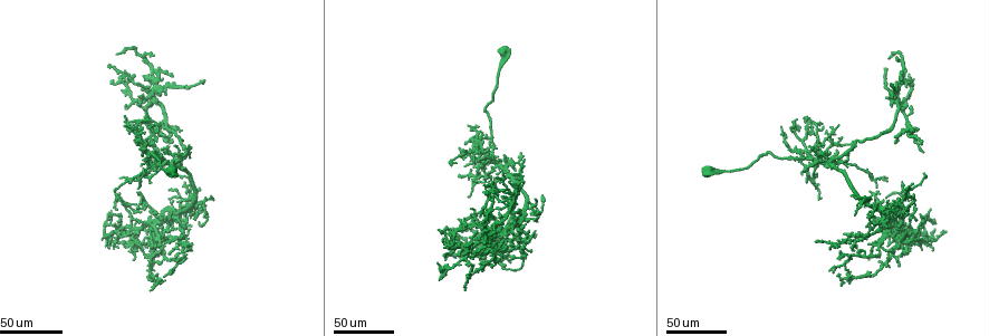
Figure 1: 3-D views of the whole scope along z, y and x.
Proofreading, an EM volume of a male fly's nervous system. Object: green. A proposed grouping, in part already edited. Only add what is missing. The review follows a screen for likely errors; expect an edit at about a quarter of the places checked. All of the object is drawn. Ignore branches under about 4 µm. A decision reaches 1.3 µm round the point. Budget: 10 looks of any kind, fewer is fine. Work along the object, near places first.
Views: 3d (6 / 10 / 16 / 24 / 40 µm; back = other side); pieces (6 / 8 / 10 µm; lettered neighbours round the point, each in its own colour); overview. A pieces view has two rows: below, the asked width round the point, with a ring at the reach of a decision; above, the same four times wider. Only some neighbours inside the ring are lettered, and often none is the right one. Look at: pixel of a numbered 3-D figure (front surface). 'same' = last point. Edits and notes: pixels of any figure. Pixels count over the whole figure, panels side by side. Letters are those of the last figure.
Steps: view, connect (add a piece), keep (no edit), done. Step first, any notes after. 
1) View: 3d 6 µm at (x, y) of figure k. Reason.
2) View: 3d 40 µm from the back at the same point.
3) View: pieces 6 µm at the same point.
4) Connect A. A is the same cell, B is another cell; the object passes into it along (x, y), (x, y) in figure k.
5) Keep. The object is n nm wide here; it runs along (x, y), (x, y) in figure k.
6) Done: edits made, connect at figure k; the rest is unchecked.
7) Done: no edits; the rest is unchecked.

View: 3d 40 µm at (472, 214) of figure 1. An open end.

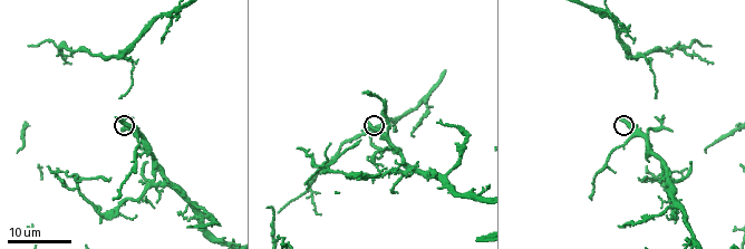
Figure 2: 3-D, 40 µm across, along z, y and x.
View: pieces 6 µm at (115, 117) of figure 2.

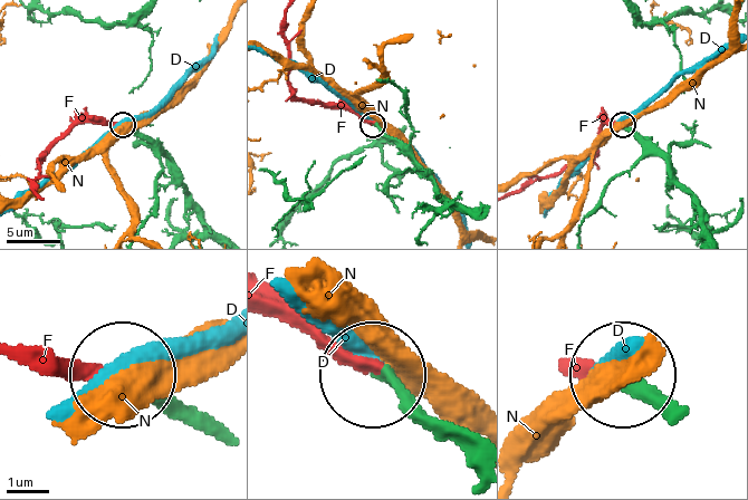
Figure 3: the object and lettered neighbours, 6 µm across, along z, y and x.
Connect F. F is the same cell, D and N are other cells; it goes on there.

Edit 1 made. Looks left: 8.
View: overview. See it whole again.

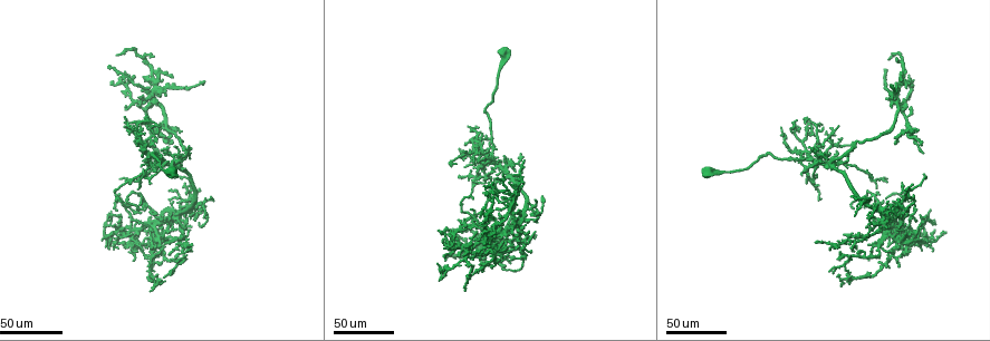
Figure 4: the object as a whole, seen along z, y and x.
View: 3d 24 µm at (489, 257) of figure 4. Branch stops here.

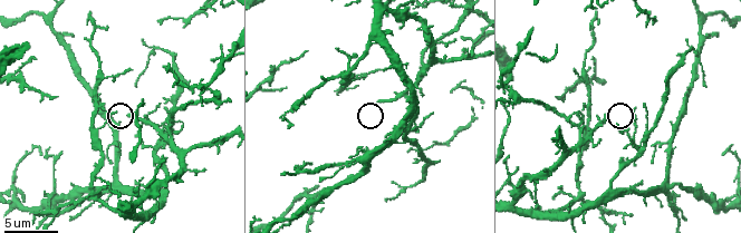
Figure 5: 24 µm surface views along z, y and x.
View: pieces 6 µm at (131, 113) of figure 5.

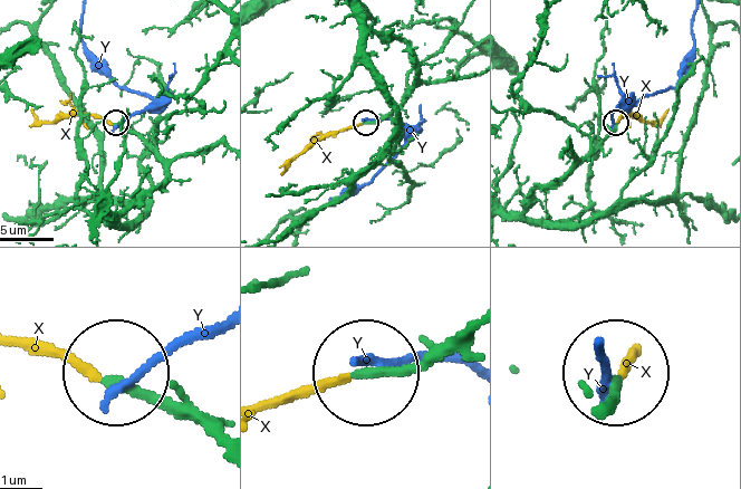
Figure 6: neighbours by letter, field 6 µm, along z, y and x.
Connect X. The object is 220 nm wide here; X is the same cell, Y is another cell; the object passes into it along (449, 346), (268, 406) in figure 6; it goes on there.

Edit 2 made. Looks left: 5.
View: 3d 24 µm at (805, 184) of figure 4. Free end.

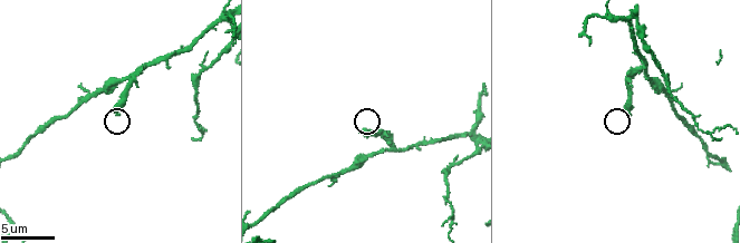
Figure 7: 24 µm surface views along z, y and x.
View: pieces 8 µm at (109, 111) of figure 7. See the neighbours.

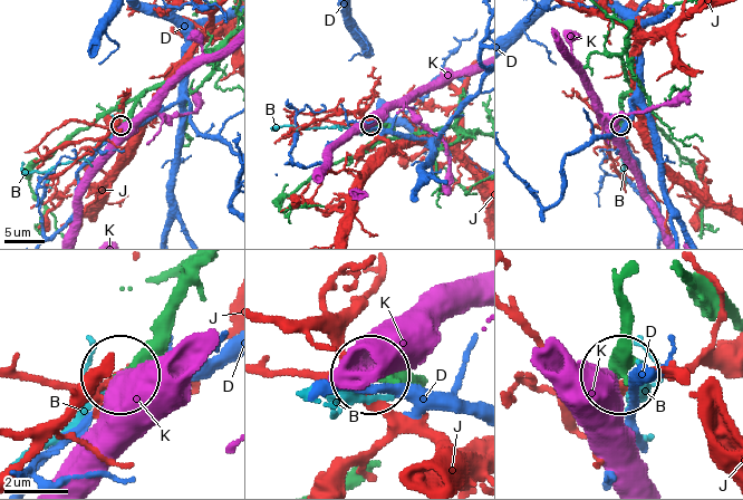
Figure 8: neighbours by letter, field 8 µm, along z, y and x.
Keep. B, D, J and K are other cells; it runs along (624, 303), (618, 372) in figure 8; none of them fits.

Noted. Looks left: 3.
View: 3d 40 µm at (185, 195) of figure 4. Branch stops here.

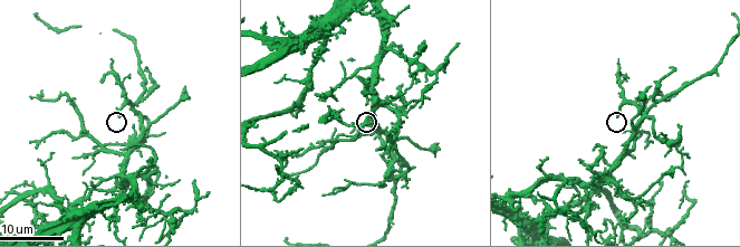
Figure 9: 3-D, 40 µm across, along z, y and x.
View: pieces 8 µm at (118, 114) of figure 9.

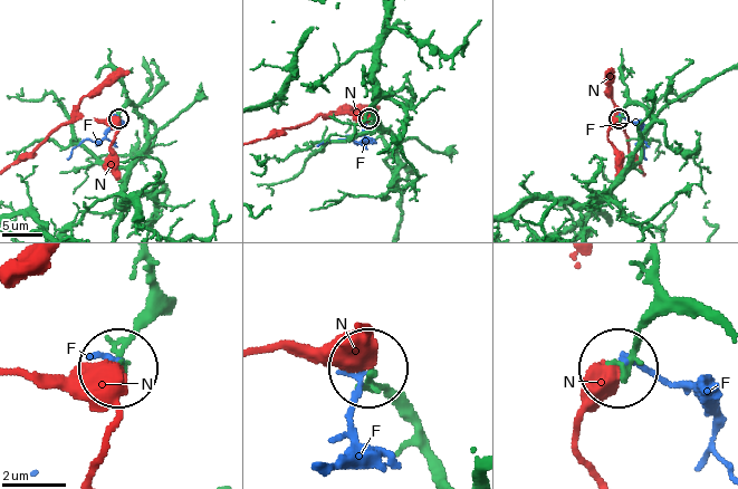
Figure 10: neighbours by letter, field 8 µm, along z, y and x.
Keep. The object is 220 nm wide here; F and N are other cells; it runs along (700, 316), (652, 319), (623, 362) in figure 10; none of them fits.

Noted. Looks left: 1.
Done: edits made, connect at figure 3, connect at figure 6; the rest is unchecked.

